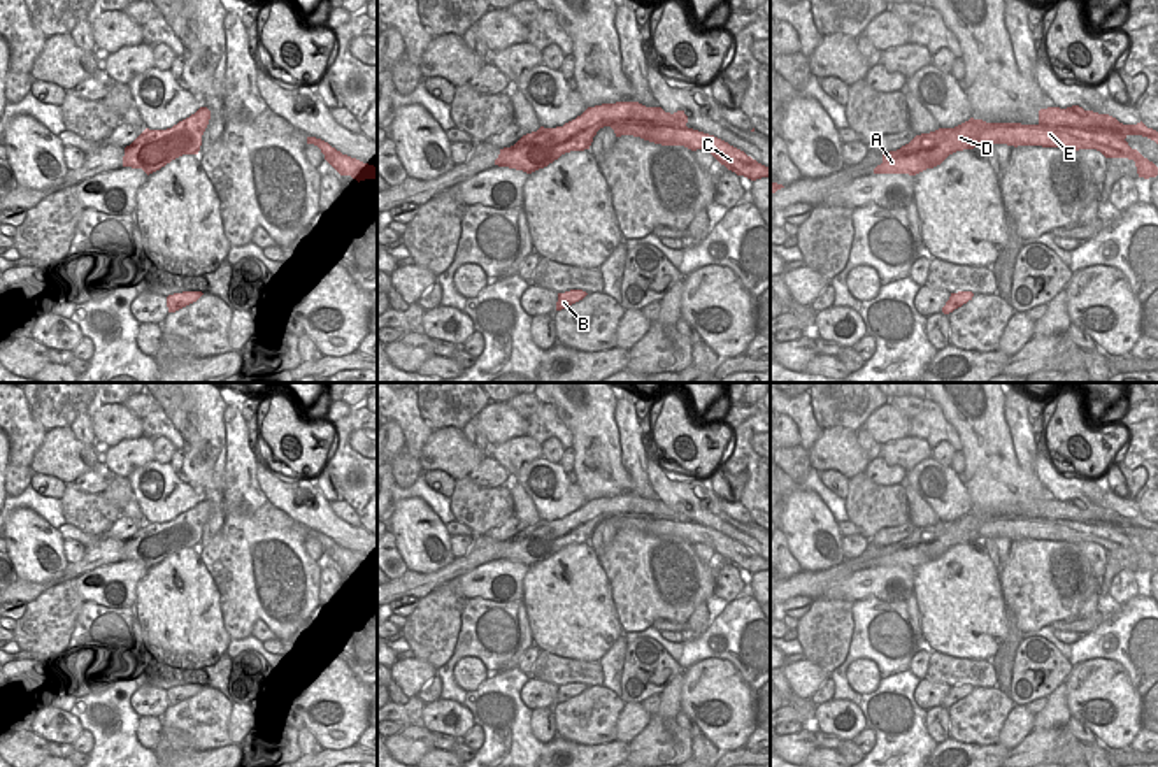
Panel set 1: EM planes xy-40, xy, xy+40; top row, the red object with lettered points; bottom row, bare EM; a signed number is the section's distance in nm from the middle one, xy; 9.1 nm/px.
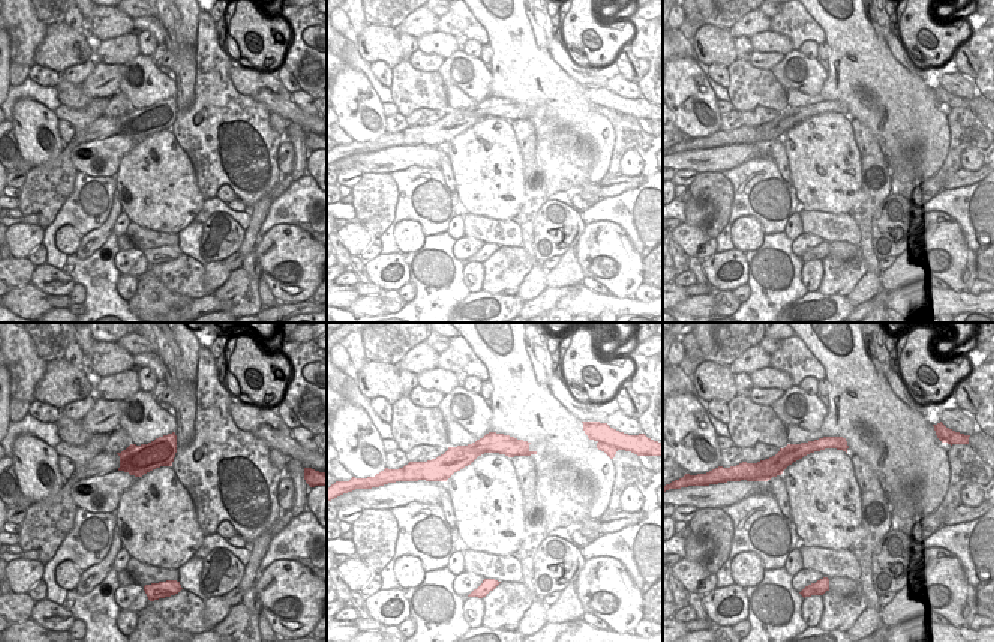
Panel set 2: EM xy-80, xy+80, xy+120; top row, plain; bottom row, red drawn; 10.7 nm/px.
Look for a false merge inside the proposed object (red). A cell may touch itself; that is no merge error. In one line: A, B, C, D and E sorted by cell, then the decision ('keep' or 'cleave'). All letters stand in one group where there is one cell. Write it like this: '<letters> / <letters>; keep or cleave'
A D / B C E; cleave

